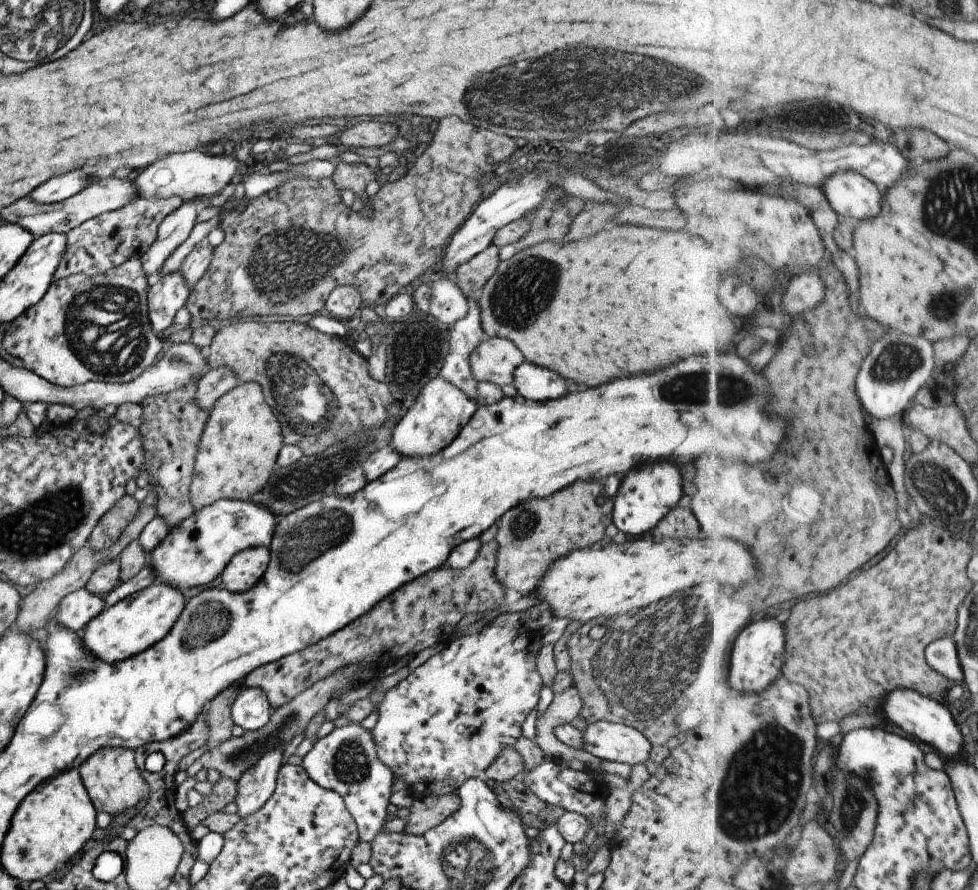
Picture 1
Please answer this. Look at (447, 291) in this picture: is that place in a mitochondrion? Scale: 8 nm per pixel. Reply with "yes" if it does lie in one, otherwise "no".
no

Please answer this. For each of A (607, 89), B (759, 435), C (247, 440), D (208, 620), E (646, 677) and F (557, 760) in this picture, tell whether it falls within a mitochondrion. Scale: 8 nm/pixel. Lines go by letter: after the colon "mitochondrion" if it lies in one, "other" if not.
A: mitochondrion
B: other
C: other
D: mitochondrion
E: mitochondrion
F: other

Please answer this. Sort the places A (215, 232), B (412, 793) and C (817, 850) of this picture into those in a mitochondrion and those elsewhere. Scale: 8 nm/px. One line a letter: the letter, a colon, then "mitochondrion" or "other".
A: other
B: other
C: mitochondrion

